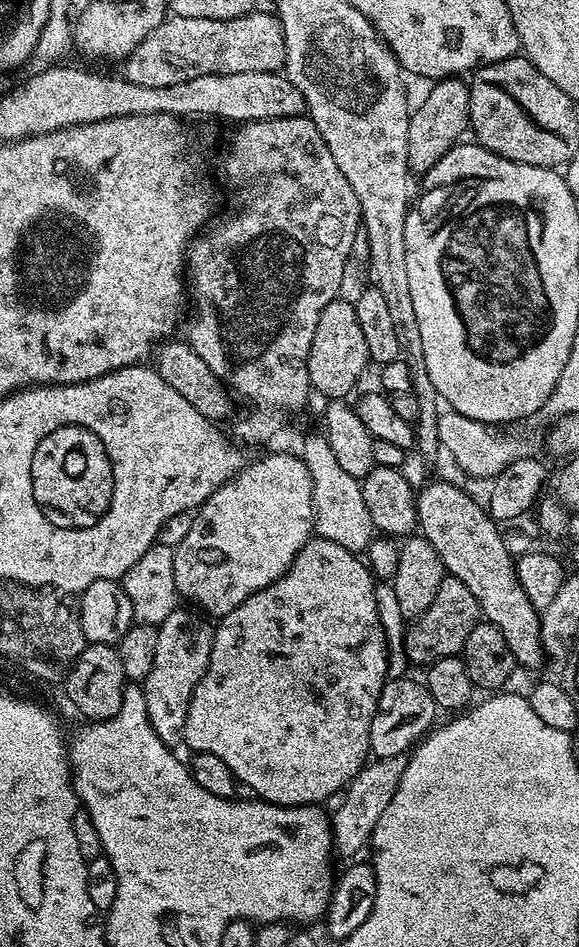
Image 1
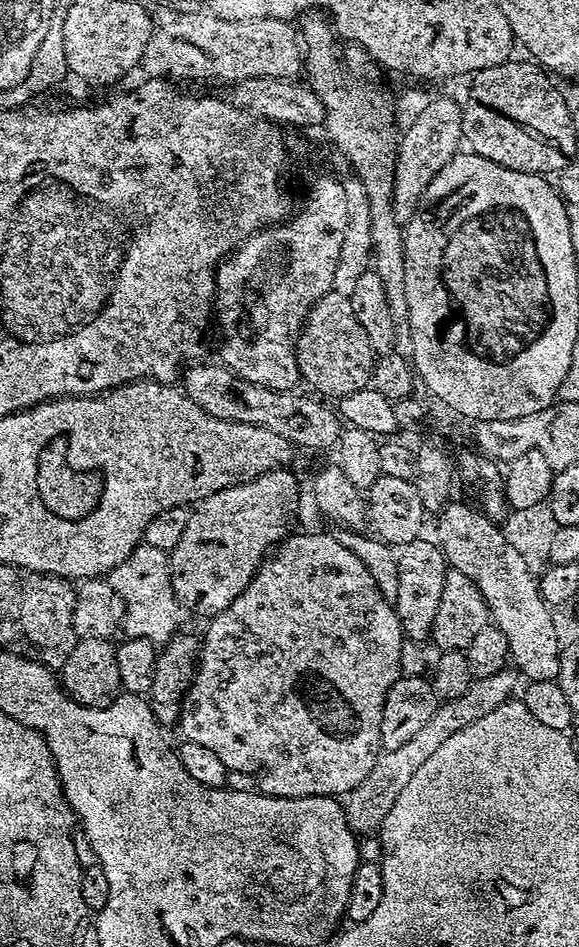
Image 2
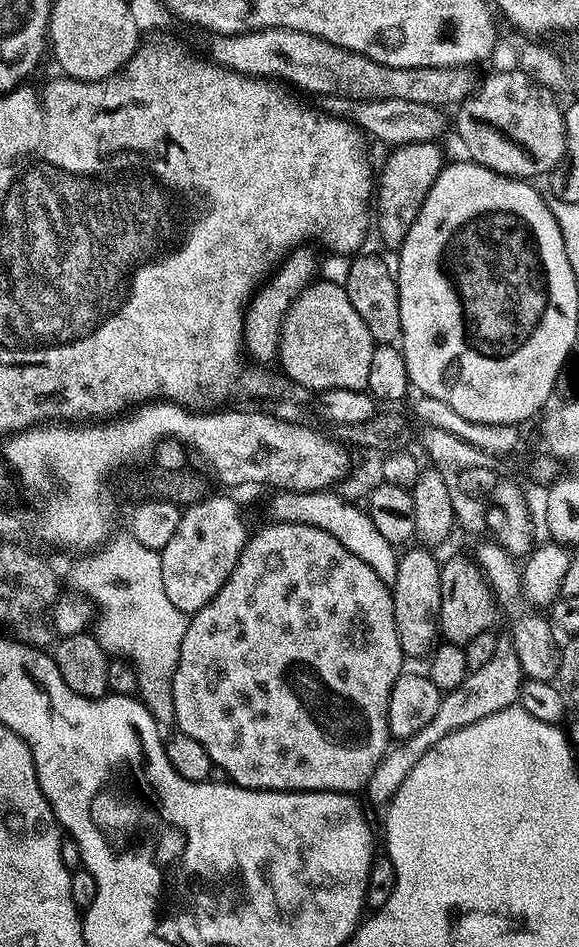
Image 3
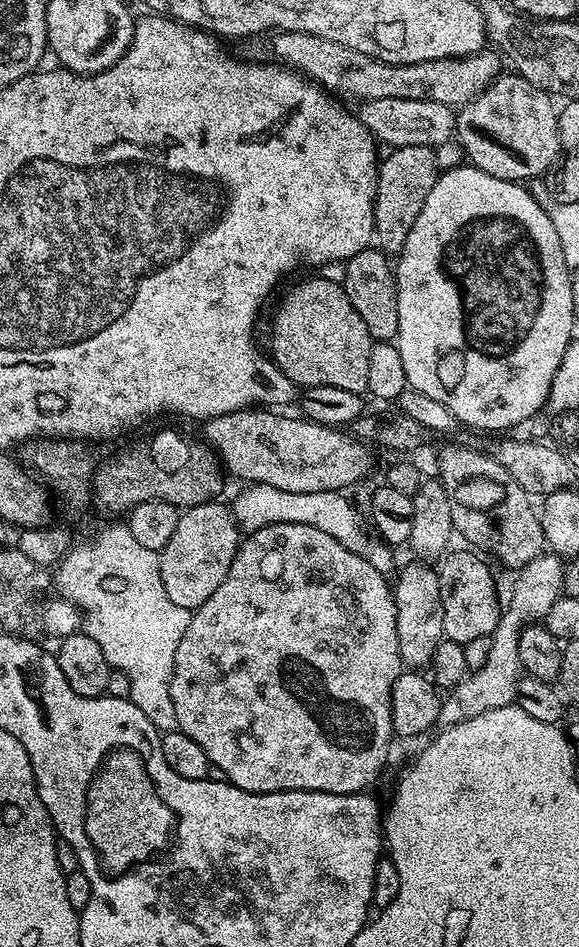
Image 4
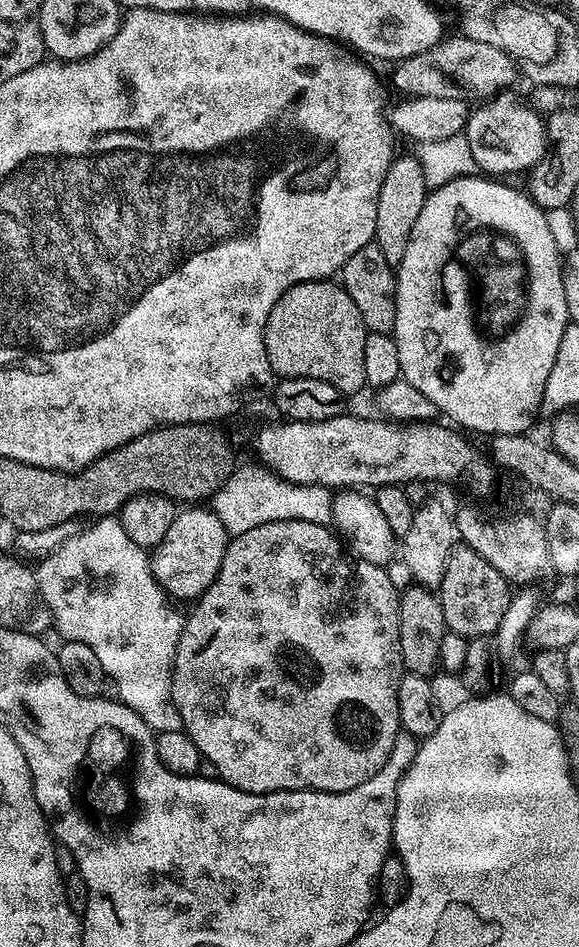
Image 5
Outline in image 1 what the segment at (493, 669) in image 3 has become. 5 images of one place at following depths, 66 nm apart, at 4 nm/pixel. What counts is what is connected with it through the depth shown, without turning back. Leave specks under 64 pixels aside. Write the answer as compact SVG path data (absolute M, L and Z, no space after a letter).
M395 756L385 760L373 759L365 763L359 774L344 789L336 813L333 811L330 816L334 852L337 857L352 856L355 852L369 847L374 834L374 826L378 826L378 818L382 818L382 810L390 806L390 798L394 798L394 790L398 790L398 782L404 773L405 763L404 756Z

